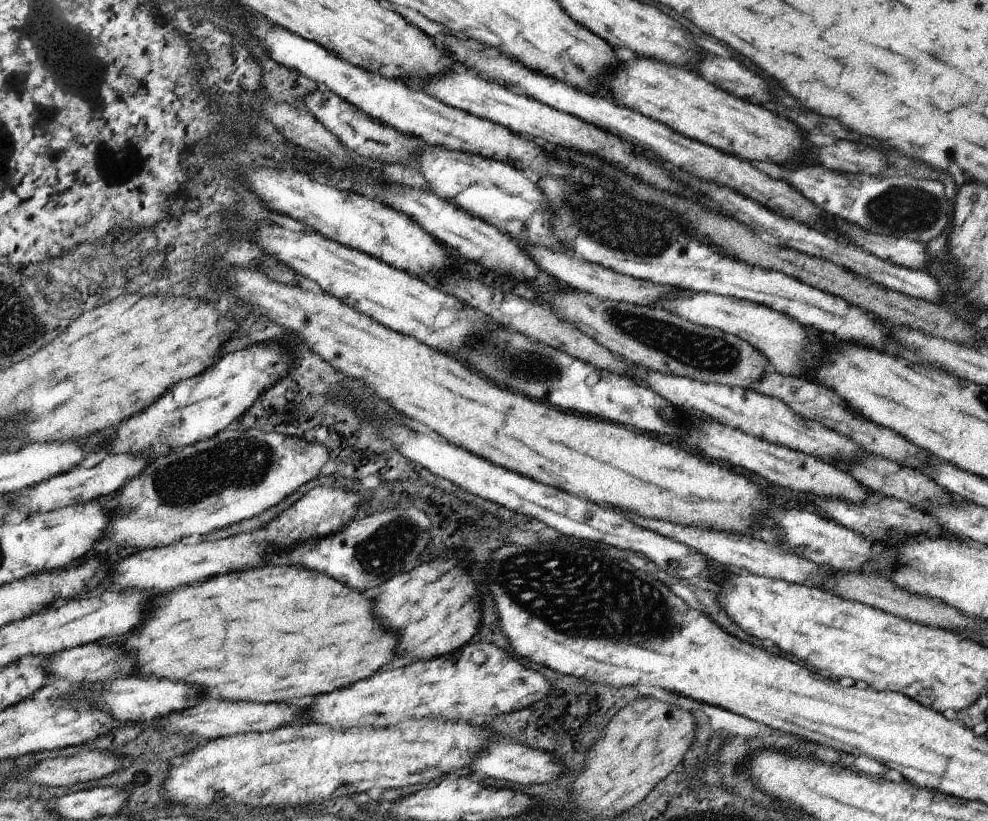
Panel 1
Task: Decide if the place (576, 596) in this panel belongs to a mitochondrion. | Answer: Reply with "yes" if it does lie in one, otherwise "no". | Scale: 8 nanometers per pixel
yes

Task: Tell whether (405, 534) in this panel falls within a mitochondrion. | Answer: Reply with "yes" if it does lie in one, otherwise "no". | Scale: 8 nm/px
yes

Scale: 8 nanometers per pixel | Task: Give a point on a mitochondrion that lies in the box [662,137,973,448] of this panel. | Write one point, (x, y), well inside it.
(904, 202)

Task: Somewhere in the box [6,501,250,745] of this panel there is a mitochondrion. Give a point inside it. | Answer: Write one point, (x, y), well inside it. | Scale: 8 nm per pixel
(72, 700)

